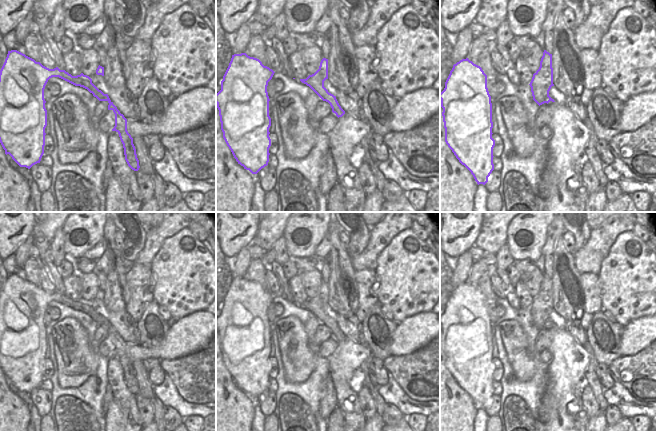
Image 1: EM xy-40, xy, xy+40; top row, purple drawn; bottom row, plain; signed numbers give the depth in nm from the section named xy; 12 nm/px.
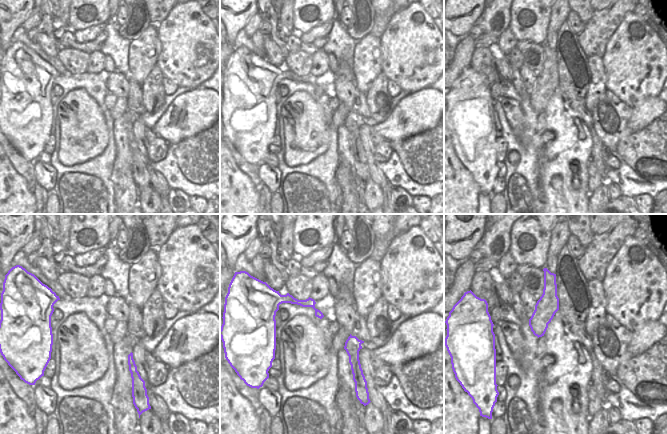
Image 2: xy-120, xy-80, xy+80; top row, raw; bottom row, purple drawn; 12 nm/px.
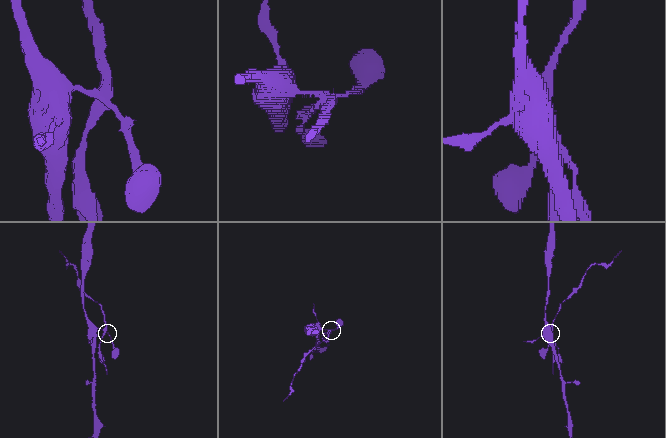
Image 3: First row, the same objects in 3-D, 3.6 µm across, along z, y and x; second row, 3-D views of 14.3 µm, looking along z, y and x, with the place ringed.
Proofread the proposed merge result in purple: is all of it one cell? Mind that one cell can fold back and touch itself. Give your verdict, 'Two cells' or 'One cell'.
Two cells.

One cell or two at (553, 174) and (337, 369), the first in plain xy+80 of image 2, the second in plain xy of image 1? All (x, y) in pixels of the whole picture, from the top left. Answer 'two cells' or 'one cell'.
one cell

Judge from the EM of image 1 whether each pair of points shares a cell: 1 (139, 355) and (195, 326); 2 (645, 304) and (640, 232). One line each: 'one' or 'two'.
1: one
2: two

